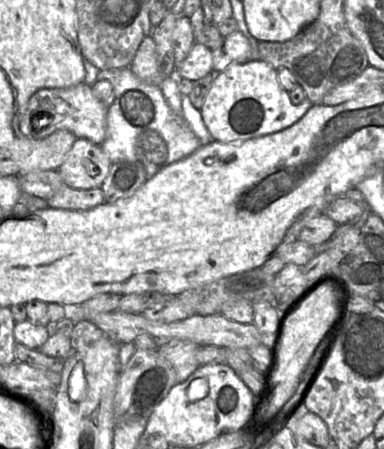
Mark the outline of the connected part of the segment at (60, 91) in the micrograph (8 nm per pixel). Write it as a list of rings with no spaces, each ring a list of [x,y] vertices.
[[[81,83],[67,88],[40,89],[31,96],[28,110],[33,115],[31,121],[34,116],[39,114],[49,116],[49,124],[41,130],[37,131],[37,127],[36,131],[32,130],[31,126],[27,136],[34,140],[47,138],[57,130],[68,130],[77,139],[85,138],[96,145],[101,145],[105,140],[108,107],[93,95],[90,85]]]

